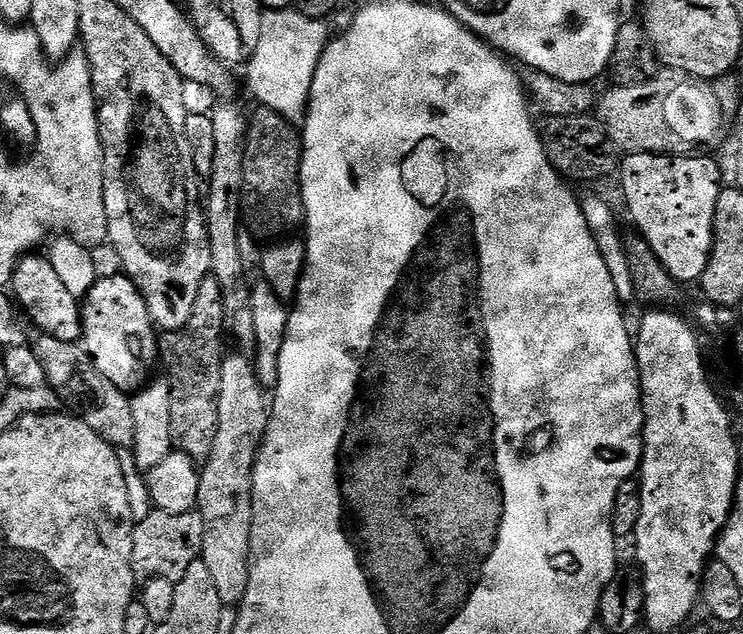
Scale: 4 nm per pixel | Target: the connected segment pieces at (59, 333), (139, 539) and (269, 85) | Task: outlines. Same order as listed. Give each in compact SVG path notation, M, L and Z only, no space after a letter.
M29 254L16 266L16 271L10 277L11 295L15 303L22 309L23 315L28 316L40 327L39 331L45 336L53 336L59 340L76 342L84 335L81 301L58 279L58 273L44 254Z
M152 510L149 516L135 521L132 533L132 569L140 582L154 578L178 581L196 560L201 559L204 550L204 518L196 510L182 514Z
M274 8L262 15L262 38L246 65L248 88L257 105L282 114L292 124L303 125L308 117L308 95L318 70L318 62L330 43L329 25L322 20L306 18L292 8Z

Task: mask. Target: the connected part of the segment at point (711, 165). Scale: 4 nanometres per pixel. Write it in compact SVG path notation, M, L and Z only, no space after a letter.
M628 154L623 157L618 168L620 188L624 191L624 200L628 203L628 212L636 223L635 231L658 254L658 262L666 266L669 274L681 285L695 285L706 270L712 253L712 235L714 234L714 214L718 206L718 194L722 187L722 168L718 163L708 160L707 155L698 156L655 156L654 154Z

